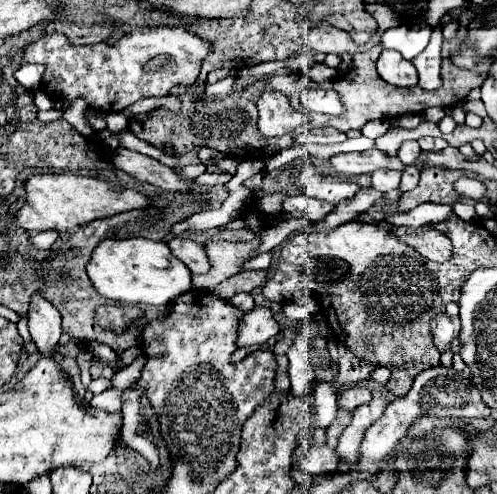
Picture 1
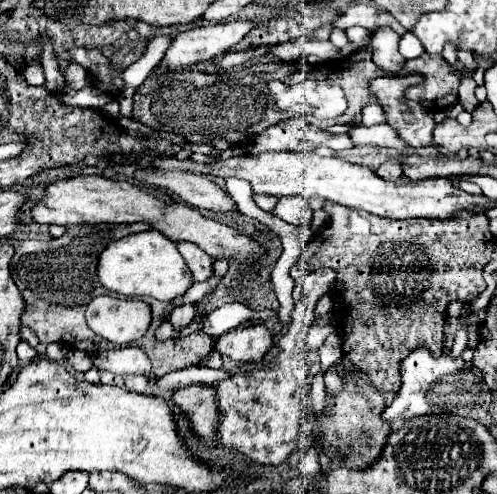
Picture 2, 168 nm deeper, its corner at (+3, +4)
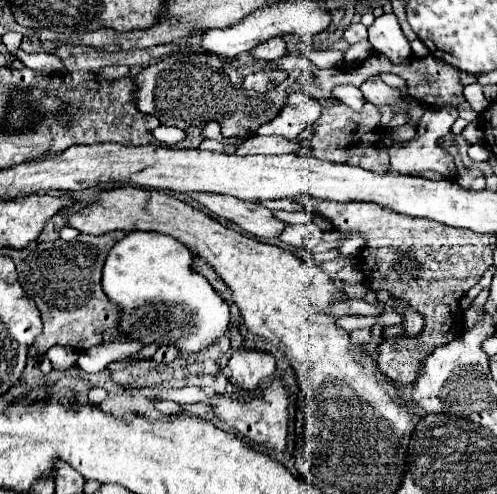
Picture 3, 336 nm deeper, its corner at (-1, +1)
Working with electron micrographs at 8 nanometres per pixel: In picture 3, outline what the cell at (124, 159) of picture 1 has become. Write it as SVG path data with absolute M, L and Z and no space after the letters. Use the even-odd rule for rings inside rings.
M192 193L192 199L202 207L206 207L210 213L234 221L238 227L242 227L244 231L256 237L264 239L278 237L286 225L278 221L270 209L254 201L242 201L238 197L222 193Z

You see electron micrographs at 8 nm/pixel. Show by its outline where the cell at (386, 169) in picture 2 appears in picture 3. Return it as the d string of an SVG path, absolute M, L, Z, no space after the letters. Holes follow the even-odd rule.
M440 107L440 109L426 109L426 113L422 115L418 127L416 127L416 137L412 141L406 143L396 143L394 147L390 147L388 155L390 155L390 169L402 175L412 175L412 173L424 173L424 171L436 171L440 173L444 179L454 181L456 179L456 169L454 169L454 161L452 155L446 153L442 147L438 147L438 139L450 133L452 123L458 119L458 111L454 107Z

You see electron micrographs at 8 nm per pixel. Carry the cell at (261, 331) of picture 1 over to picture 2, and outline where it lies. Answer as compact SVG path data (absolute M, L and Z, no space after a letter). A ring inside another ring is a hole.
M264 326L236 328L216 342L216 350L236 362L258 364L274 346L272 334Z

